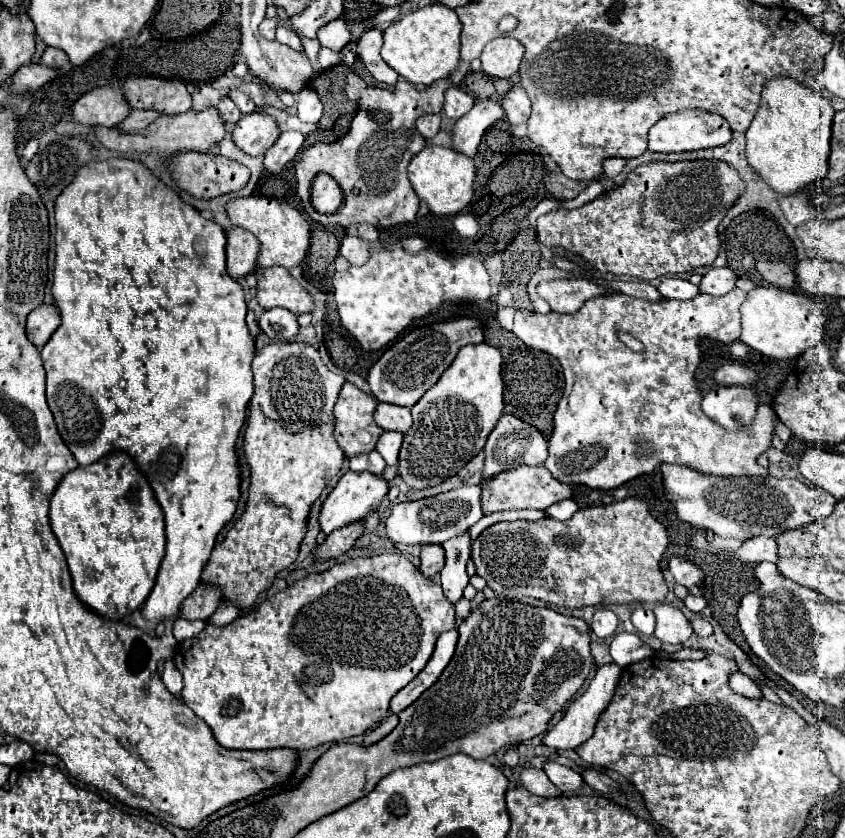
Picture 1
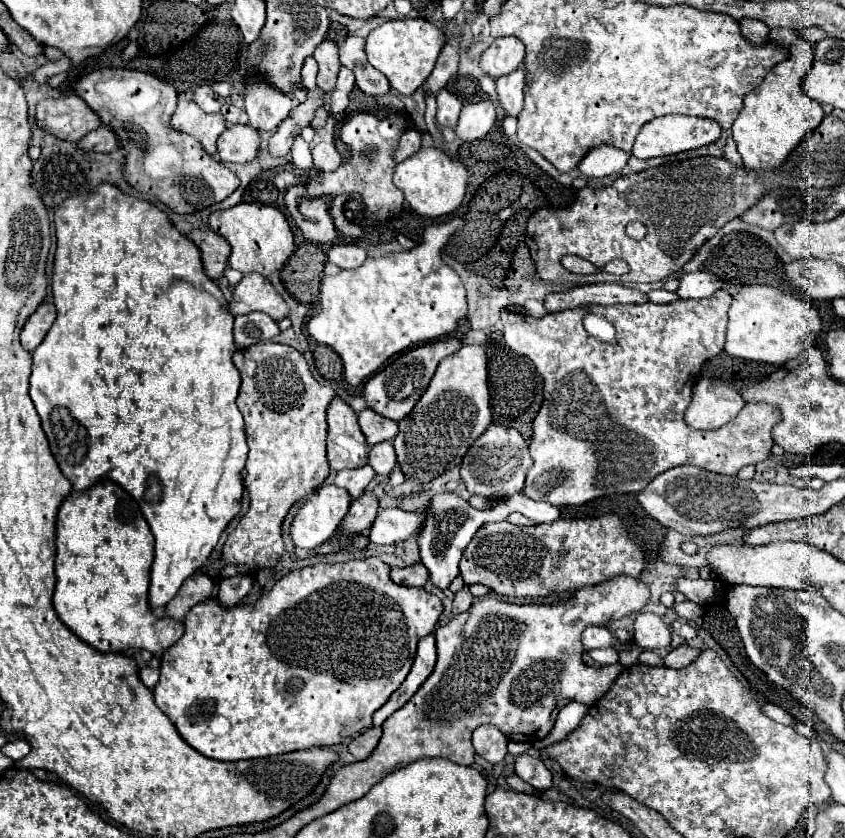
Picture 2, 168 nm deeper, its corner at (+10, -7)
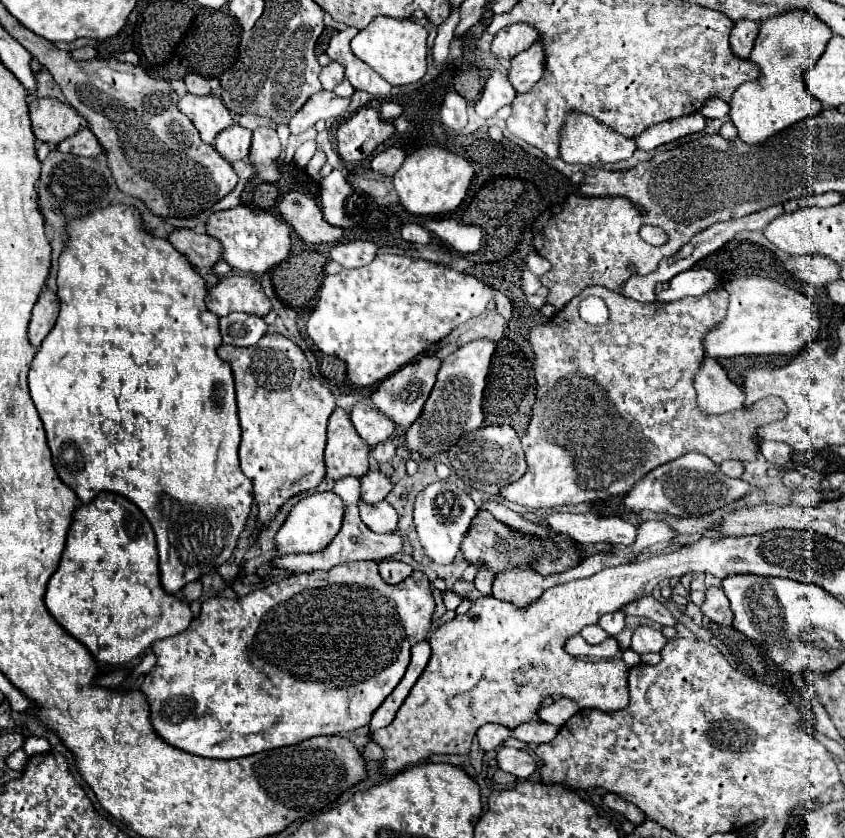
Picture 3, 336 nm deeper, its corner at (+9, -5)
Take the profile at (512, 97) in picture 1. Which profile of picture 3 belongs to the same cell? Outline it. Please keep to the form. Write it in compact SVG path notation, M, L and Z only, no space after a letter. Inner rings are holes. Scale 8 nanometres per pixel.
M536 41L532 43L532 47L512 57L508 77L516 93L526 93L532 89L532 85L536 85L542 73L544 73L544 49L542 49L542 43Z

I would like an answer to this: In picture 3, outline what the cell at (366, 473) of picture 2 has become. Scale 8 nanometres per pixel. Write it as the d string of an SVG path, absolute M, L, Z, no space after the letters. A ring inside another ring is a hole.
M344 477L340 481L336 481L334 489L332 489L338 497L342 497L344 501L344 523L342 523L342 529L340 533L332 539L332 543L320 551L320 553L314 553L314 555L288 555L288 557L282 557L278 559L274 565L278 569L288 569L292 573L312 573L312 571L328 571L336 565L342 565L342 563L350 563L350 561L364 561L364 559L370 559L370 561L382 561L382 559L392 559L396 553L402 551L404 547L404 539L402 535L398 533L386 533L386 535L378 535L374 531L370 531L360 515L358 515L358 495L360 495L360 479L356 477Z

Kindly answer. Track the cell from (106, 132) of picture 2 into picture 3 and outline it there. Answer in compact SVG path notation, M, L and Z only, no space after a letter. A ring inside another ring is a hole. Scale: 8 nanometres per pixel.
M88 127L80 129L76 135L58 143L56 149L62 151L62 153L74 153L74 155L80 155L80 157L98 157L104 151L100 147L98 139L94 137L94 133Z

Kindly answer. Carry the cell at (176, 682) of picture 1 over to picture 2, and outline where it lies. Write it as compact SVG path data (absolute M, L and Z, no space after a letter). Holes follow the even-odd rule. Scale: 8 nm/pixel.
M145 667L145 669L141 669L141 671L139 671L139 675L141 675L141 681L143 681L149 689L153 689L153 687L157 685L157 679L159 679L159 669Z

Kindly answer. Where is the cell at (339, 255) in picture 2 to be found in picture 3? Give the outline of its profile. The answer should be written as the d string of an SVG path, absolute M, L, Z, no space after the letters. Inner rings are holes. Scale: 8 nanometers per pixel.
M348 241L338 243L332 249L332 261L340 263L342 267L364 267L376 257L376 245L372 241Z

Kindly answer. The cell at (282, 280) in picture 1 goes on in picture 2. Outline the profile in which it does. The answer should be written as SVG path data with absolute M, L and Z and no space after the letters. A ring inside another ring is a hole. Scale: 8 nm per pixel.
M257 273L243 275L233 291L233 301L229 303L229 309L237 309L233 311L233 315L263 311L275 321L289 317L289 305L285 303L285 299L275 291L269 279Z

